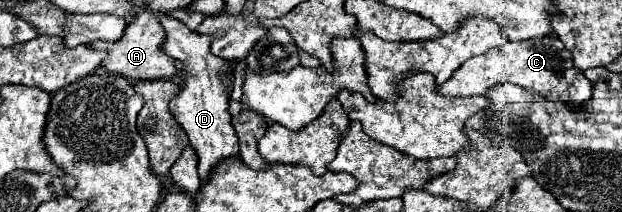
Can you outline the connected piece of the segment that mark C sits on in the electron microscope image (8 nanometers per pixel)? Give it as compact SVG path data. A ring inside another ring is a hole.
M556 34L522 42L506 40L502 46L492 48L482 56L468 58L468 62L464 62L442 86L436 86L436 90L444 96L482 96L490 86L500 82L512 82L546 100L585 102L592 97L591 82L574 66L572 54L564 48Z

